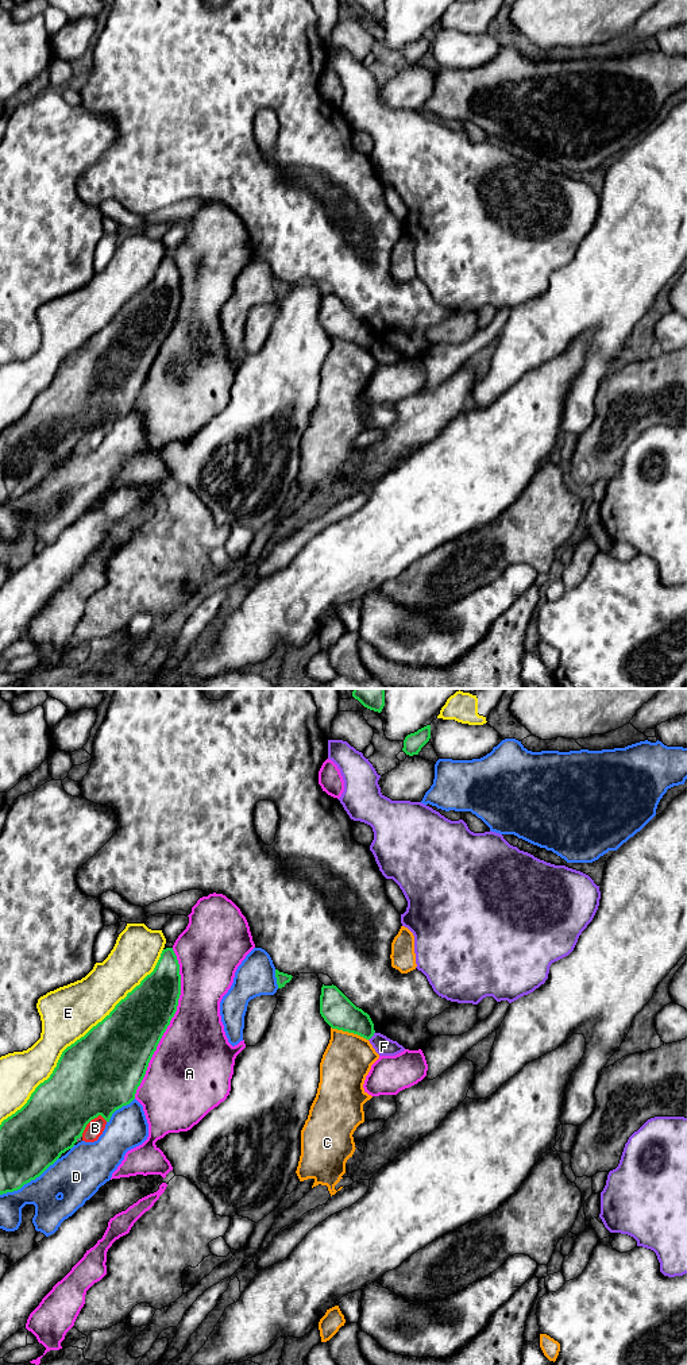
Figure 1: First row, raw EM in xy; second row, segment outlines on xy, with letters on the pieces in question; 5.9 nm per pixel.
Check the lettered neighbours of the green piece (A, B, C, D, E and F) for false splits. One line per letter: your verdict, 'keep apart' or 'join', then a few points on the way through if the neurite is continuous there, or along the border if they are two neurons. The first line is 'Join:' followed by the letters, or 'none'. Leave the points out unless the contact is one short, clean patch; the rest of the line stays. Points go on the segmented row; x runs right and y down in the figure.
Join: F
A: keep apart
B: keep apart
C: keep apart
D: keep apart
E: keep apart
F: join | across xy (338, 1011), (355, 1020), (373, 1034), (383, 1047)

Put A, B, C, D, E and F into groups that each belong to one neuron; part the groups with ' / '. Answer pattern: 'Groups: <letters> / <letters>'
Groups: A / B / C / D / E / F

